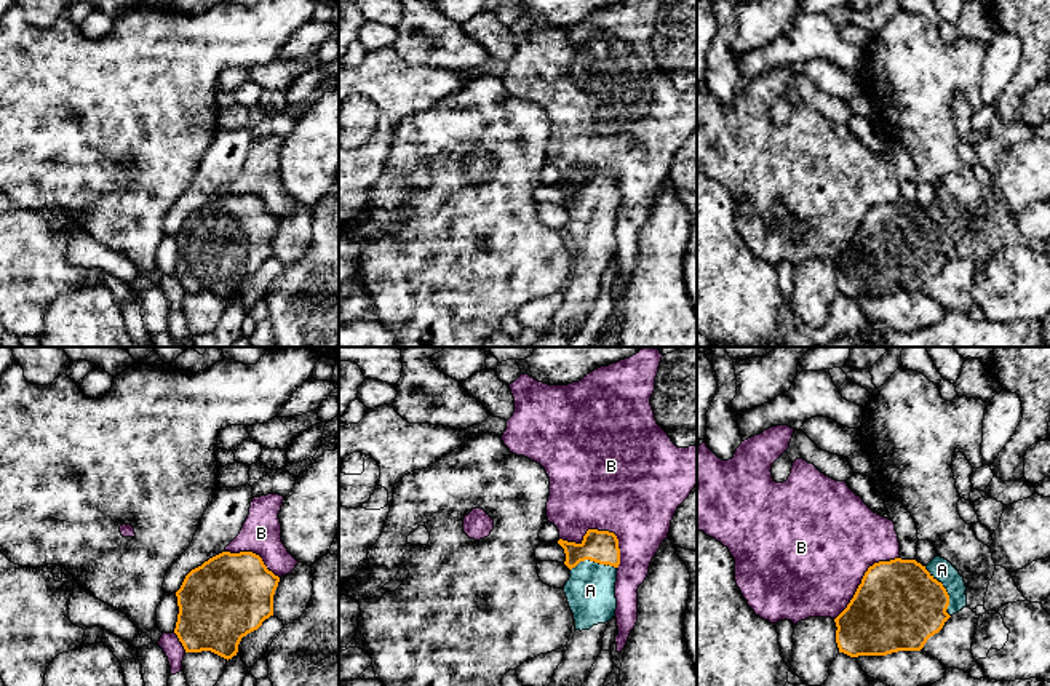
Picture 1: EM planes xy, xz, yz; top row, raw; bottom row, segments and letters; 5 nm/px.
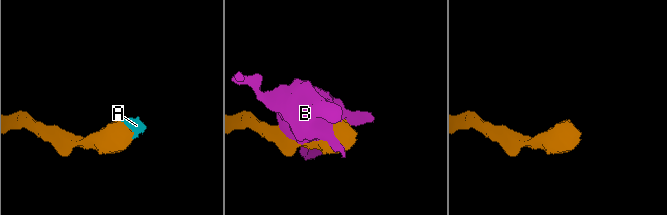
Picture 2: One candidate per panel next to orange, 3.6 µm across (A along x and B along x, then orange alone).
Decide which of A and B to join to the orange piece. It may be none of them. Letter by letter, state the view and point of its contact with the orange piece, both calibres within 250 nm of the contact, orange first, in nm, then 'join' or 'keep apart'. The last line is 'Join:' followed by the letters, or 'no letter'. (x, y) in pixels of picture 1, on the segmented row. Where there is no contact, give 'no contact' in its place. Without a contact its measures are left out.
A: meets orange in yz at (946, 592); 440 nm thick on the orange side, 110 nm on the other; join
B: meets orange in xz at (600, 531); 160 nm thick on the orange side, 480 nm on the other; keep apart
Join: A

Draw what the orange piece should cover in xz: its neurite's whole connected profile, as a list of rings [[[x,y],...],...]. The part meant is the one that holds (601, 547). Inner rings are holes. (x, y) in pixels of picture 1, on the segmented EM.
[[[588,529],[580,544],[563,539],[558,544],[564,548],[564,564],[571,569],[563,590],[574,625],[564,659],[548,686],[582,686],[603,651],[607,624],[615,616],[618,539],[609,531]]]

